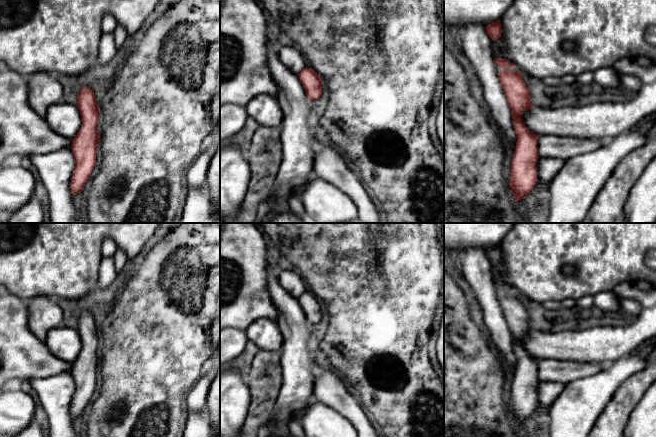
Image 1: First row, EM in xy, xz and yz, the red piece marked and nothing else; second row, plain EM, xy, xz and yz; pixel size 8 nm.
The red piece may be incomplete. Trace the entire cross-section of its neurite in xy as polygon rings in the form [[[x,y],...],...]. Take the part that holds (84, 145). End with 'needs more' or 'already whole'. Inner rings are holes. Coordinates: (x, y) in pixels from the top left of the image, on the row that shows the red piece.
[[[0,61],[0,167],[4,163],[11,163],[20,158],[70,148],[75,157],[75,169],[71,177],[70,189],[73,196],[79,193],[95,167],[100,138],[100,132],[97,129],[100,109],[94,92],[88,86],[84,86],[77,94],[77,107],[82,124],[75,137],[69,139],[57,134],[29,105],[27,78]]]; needs more

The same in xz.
[[[304,68],[298,77],[303,84],[306,95],[310,101],[318,99],[322,94],[322,79],[312,68]]]; already whole

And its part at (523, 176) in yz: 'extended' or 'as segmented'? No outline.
extended

